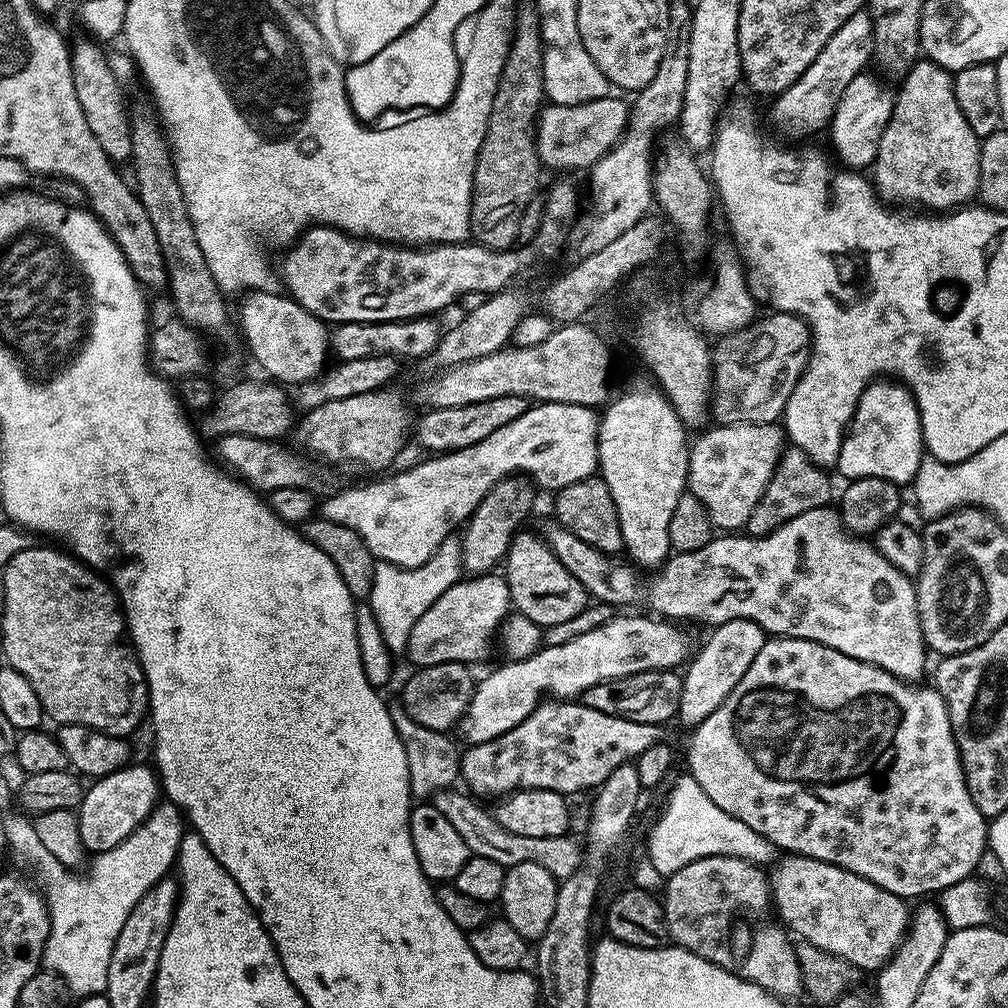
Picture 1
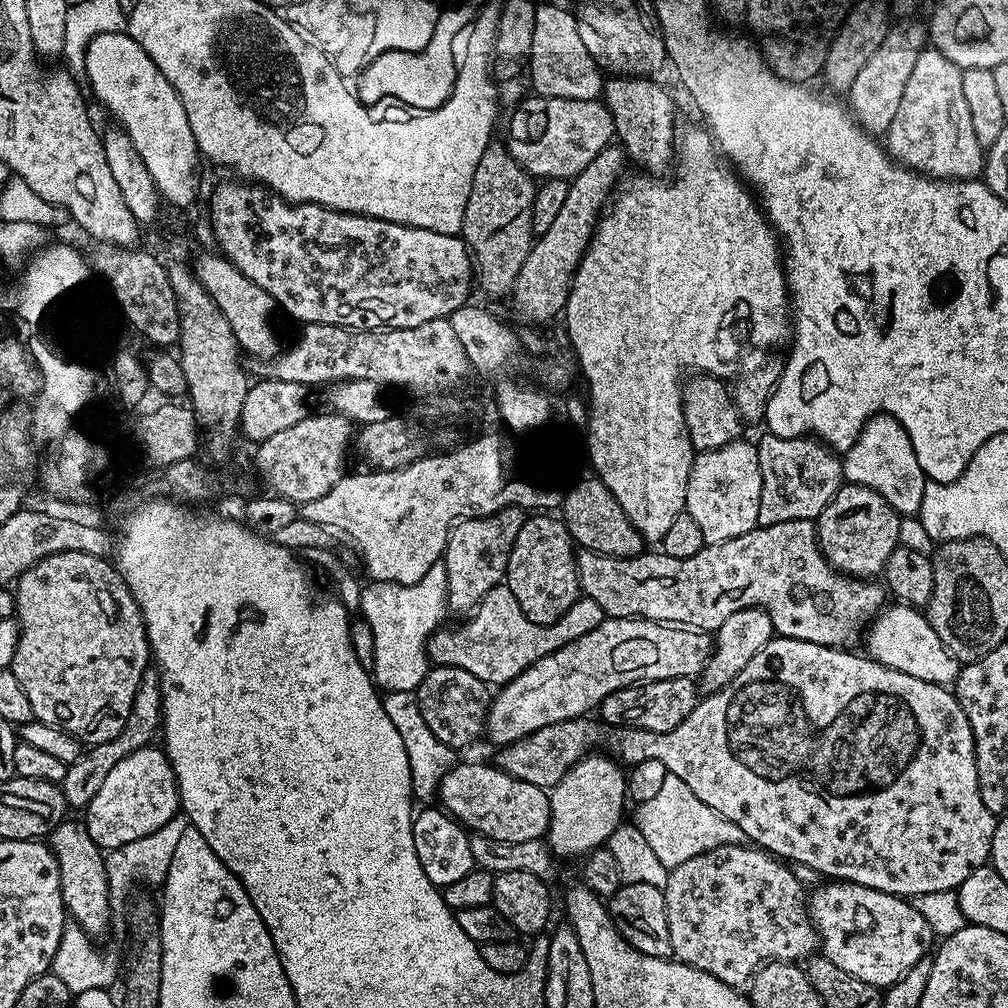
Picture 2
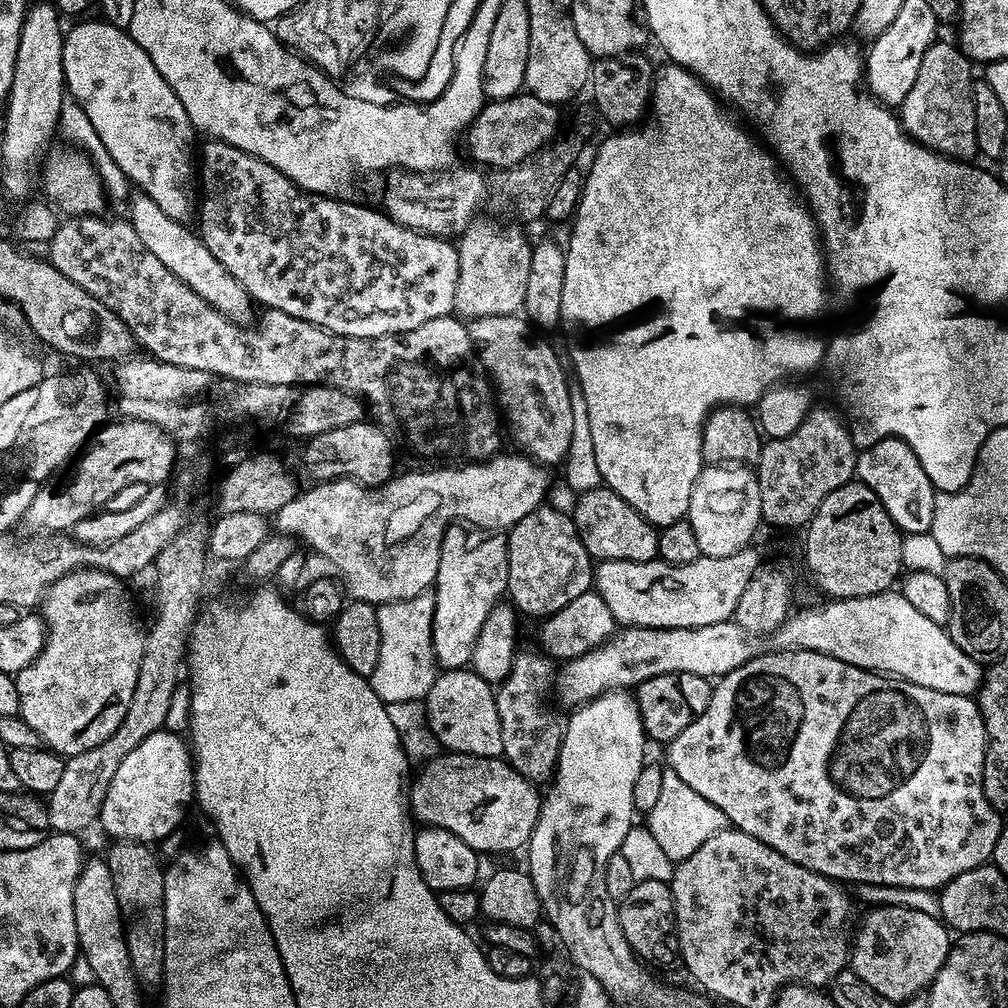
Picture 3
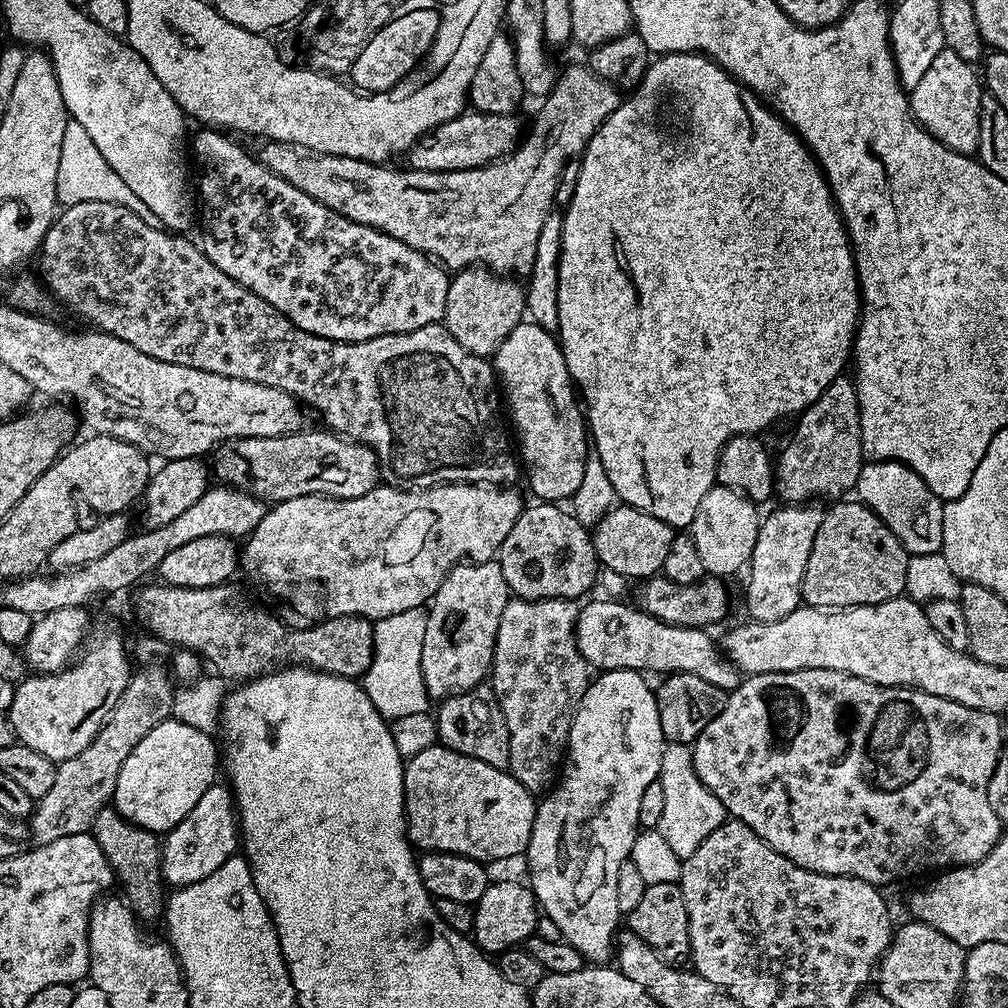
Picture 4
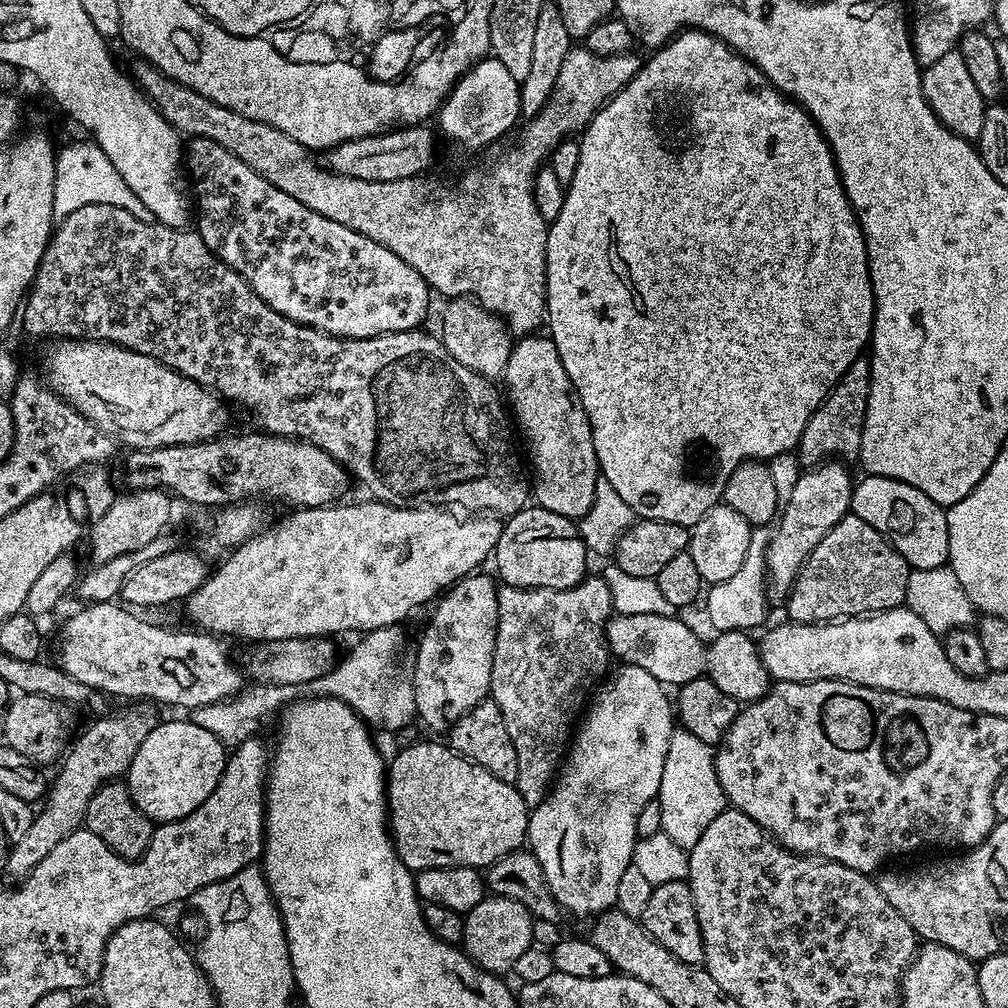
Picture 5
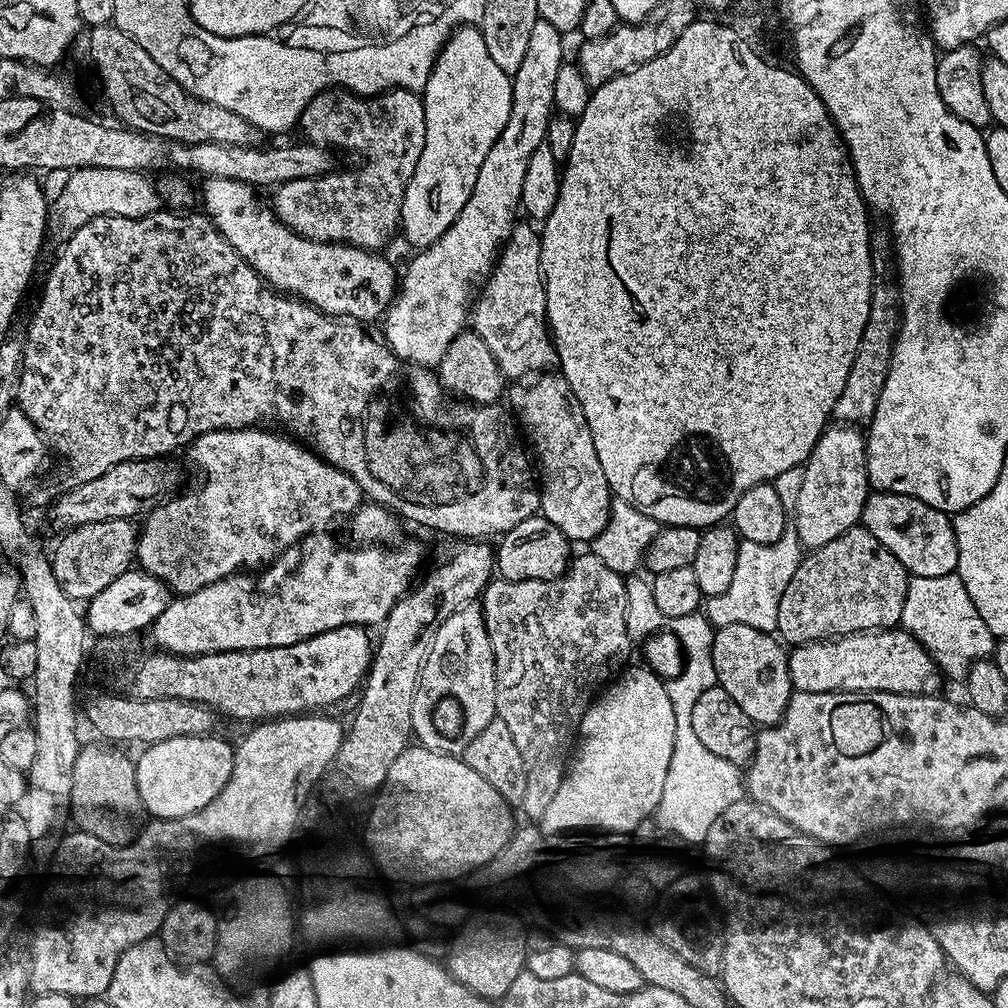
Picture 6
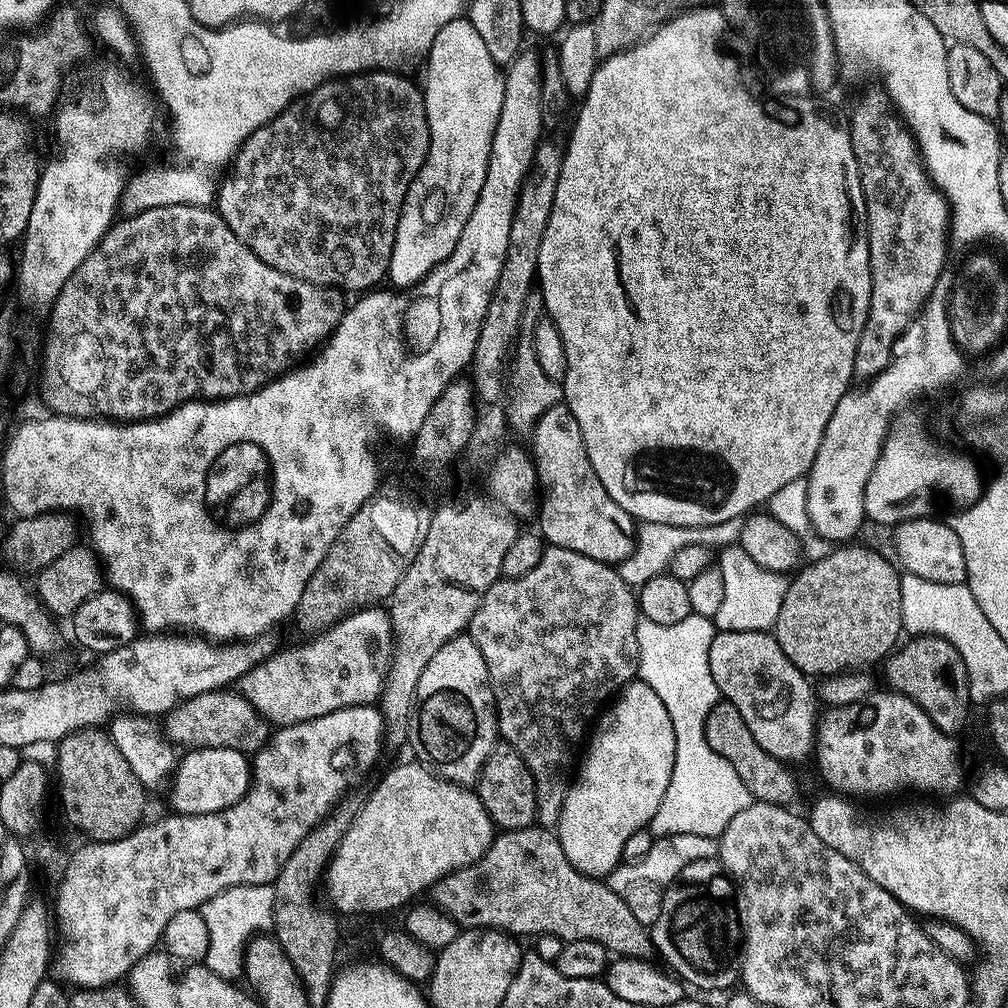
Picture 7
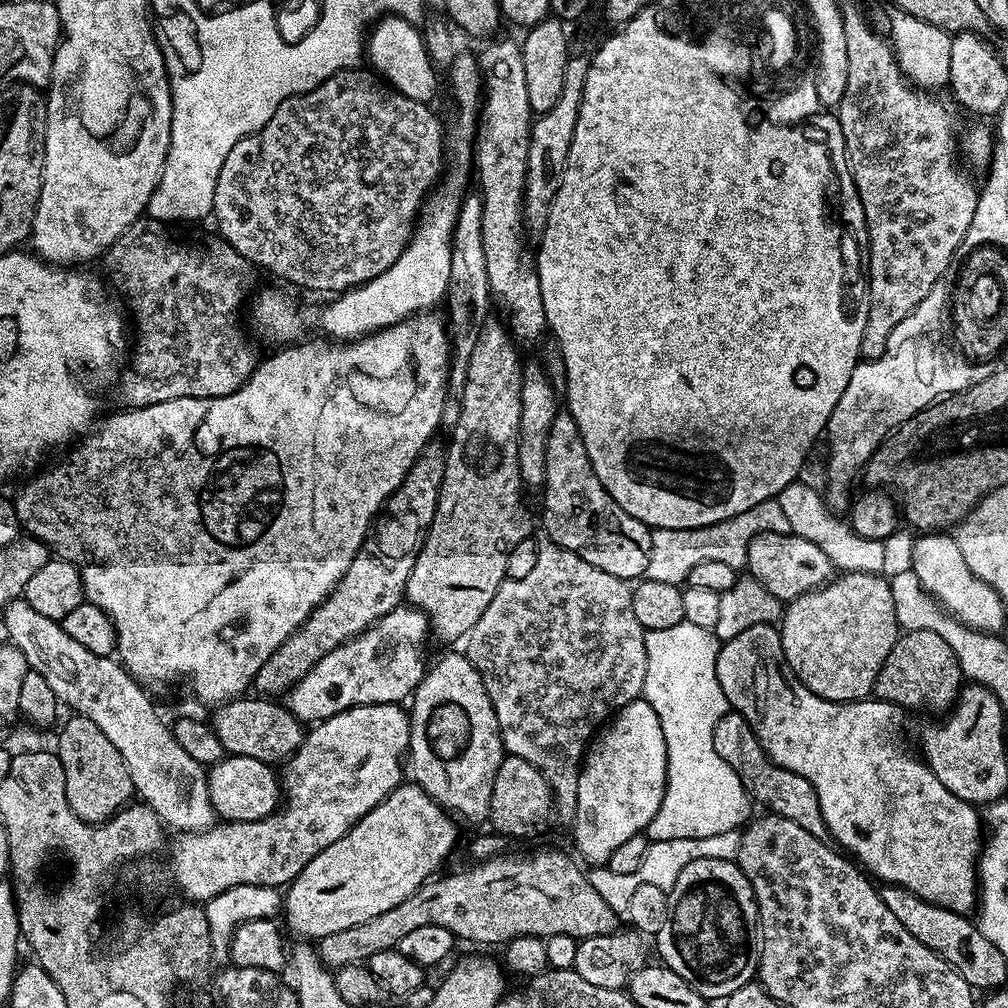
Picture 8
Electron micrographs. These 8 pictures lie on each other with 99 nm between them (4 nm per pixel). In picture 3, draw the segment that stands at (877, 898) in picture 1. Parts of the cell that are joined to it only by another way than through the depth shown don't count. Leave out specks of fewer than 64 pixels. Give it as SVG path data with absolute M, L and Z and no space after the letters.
M896 905L873 907L868 913L868 932L855 933L850 948L851 971L887 1000L903 1002L921 995L948 957L950 932L944 921Z

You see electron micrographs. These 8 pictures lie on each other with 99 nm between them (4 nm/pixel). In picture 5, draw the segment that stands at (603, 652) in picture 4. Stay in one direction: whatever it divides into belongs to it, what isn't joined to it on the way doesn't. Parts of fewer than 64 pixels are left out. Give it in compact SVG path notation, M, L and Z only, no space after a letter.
M661 613L613 615L604 626L604 642L609 653L625 665L633 664L646 674L654 674L658 682L665 686L679 686L697 679L706 673L707 679L730 694L737 702L761 700L770 687L770 677L762 666L760 654L754 640L747 631L721 632L712 647L707 648L692 633L688 624Z

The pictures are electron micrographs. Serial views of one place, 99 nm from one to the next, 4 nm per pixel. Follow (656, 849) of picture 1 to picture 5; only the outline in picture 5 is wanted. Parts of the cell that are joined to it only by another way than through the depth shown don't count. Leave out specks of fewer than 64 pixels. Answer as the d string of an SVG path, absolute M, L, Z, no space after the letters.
M683 730L673 731L664 755L664 769L660 783L661 832L665 832L670 842L678 842L690 850L702 838L706 826L718 818L726 807L724 791L718 782L713 749L702 738Z

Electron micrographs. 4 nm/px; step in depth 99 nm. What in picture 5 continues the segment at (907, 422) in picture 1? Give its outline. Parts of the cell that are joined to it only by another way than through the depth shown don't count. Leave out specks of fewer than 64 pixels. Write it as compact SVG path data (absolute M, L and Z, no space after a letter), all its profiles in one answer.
M861 475L852 489L851 515L870 522L878 534L882 534L906 558L909 569L933 570L948 563L950 538L948 537L948 513L938 502L926 498L918 486L902 482L898 478Z

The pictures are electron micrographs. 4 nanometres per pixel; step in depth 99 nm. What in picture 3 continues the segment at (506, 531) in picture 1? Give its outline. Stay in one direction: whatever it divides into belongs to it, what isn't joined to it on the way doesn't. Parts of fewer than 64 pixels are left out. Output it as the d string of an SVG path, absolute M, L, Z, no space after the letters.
M449 526L444 531L434 585L436 601L432 649L437 665L444 670L469 667L483 624L508 591L507 535L488 534L483 537L485 540L480 540L477 544L468 544L468 536L463 530L465 531L460 526Z

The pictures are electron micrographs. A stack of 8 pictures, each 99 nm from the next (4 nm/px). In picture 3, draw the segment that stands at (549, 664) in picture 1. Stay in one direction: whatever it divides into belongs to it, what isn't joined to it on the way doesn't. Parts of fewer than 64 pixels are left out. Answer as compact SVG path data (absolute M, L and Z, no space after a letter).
M735 619L714 622L697 628L637 628L625 627L617 631L601 648L590 650L578 658L567 661L555 673L554 696L564 704L579 706L598 698L603 692L632 690L658 674L698 674L719 678L738 670L746 662L761 655L761 637L753 636L738 626Z

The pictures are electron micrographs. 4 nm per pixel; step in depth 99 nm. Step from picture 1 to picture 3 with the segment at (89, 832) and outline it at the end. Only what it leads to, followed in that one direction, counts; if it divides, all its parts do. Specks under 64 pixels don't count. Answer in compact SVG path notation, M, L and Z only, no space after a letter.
M168 731L150 734L114 773L98 821L113 841L135 840L146 845L151 845L152 840L161 842L181 827L188 807L193 807L196 779L192 773L192 753L183 735L175 736Z

